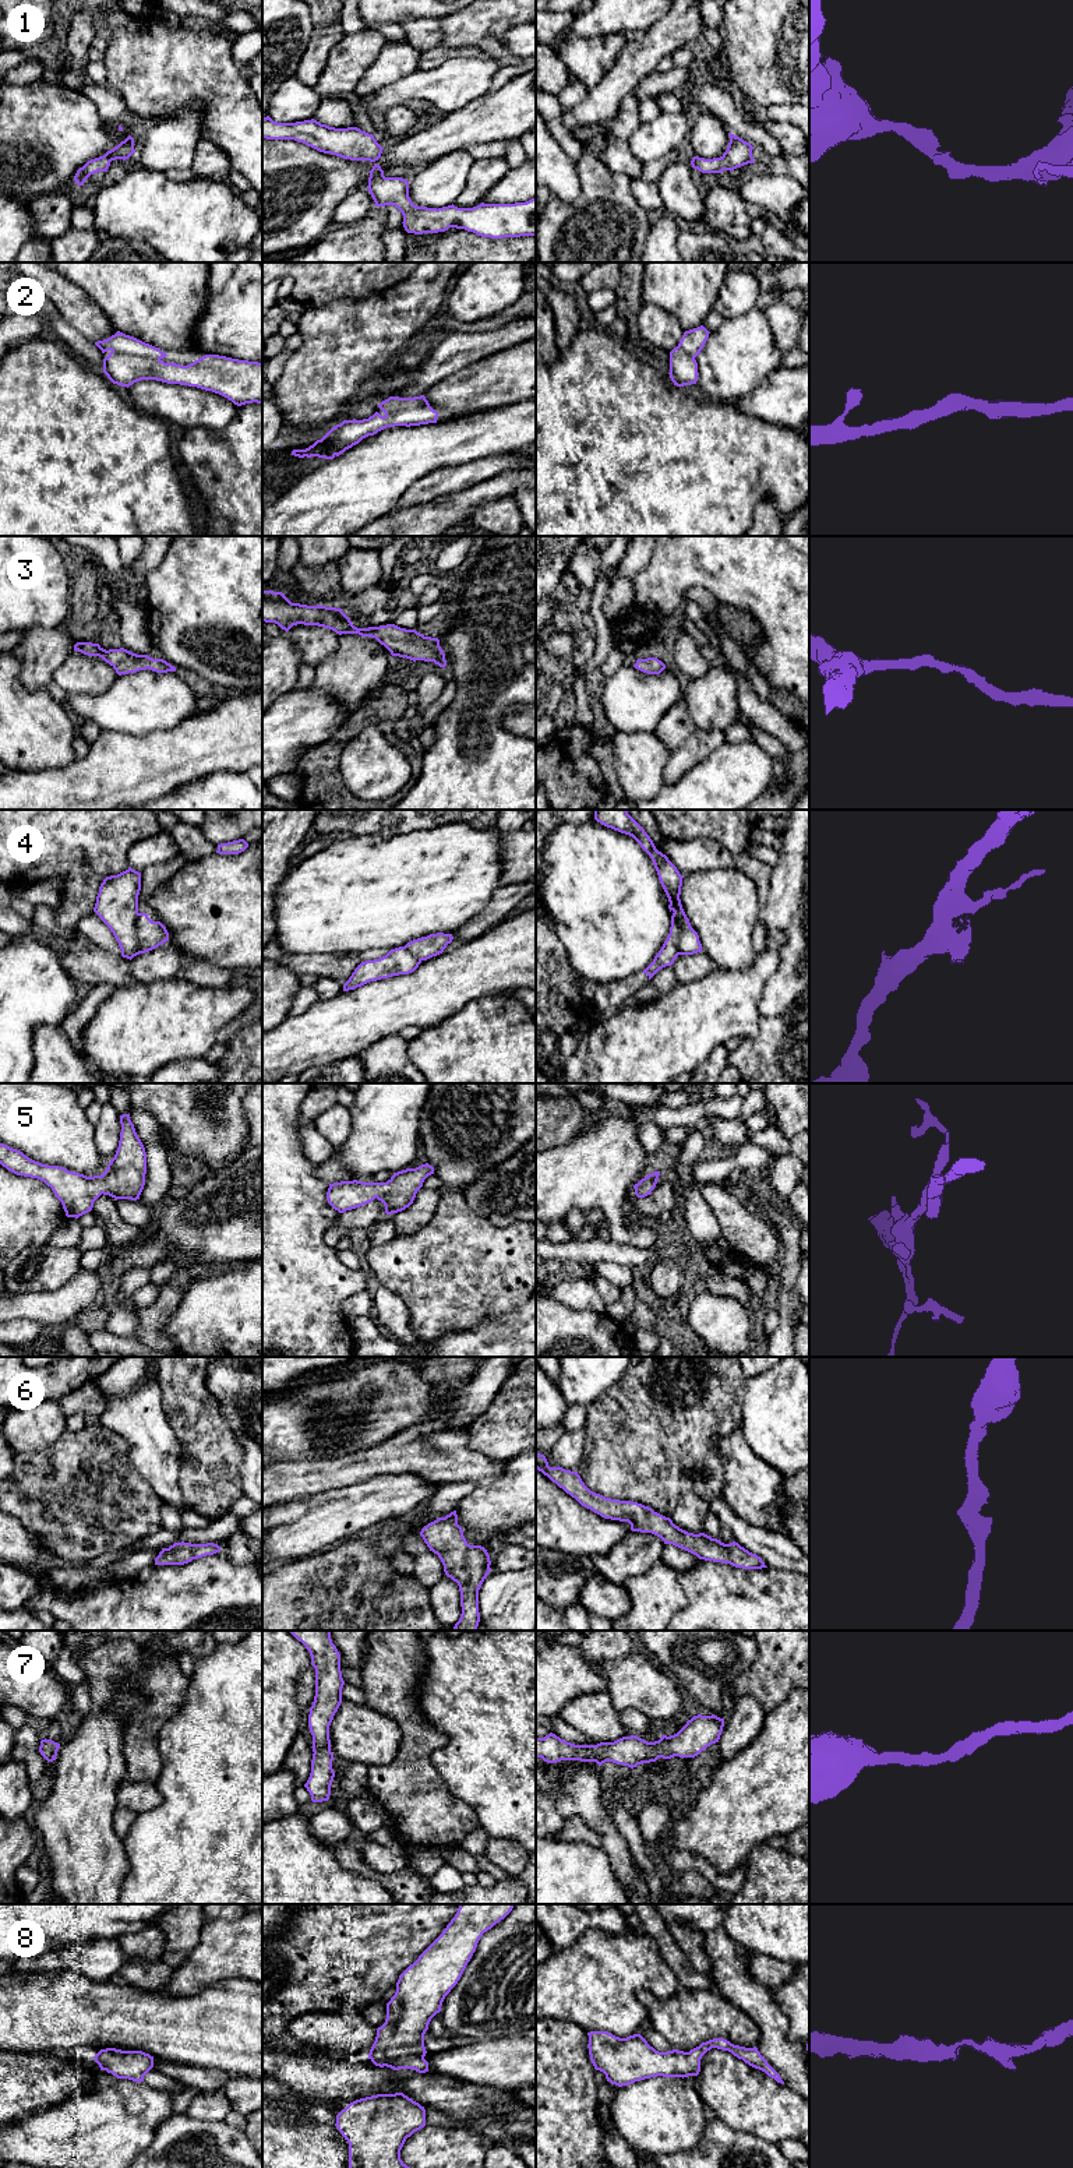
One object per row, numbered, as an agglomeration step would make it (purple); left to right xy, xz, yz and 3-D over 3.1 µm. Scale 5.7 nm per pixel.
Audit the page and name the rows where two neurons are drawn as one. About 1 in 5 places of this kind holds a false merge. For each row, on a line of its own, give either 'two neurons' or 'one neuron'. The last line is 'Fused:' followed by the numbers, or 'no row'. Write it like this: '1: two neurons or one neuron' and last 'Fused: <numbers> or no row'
1: one neuron
2: one neuron
3: one neuron
4: two neurons
5: one neuron
6: one neuron
7: one neuron
8: one neuron
Fused: 4

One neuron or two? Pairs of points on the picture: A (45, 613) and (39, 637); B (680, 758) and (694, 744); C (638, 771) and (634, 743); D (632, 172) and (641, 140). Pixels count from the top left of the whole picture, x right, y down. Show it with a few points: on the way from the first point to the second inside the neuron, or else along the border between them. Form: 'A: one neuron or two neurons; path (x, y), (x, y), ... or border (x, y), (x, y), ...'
A: two neurons; border (66, 620), (53, 627), (29, 627), (24, 633)
B: one neuron; path (683, 755), (691, 747)
C: one neuron; path (638, 764), (638, 755), (634, 750)
D: two neurons; border (625, 140), (629, 151), (642, 164)

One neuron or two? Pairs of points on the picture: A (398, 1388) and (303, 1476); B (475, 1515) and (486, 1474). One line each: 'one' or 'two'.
A: two
B: two

